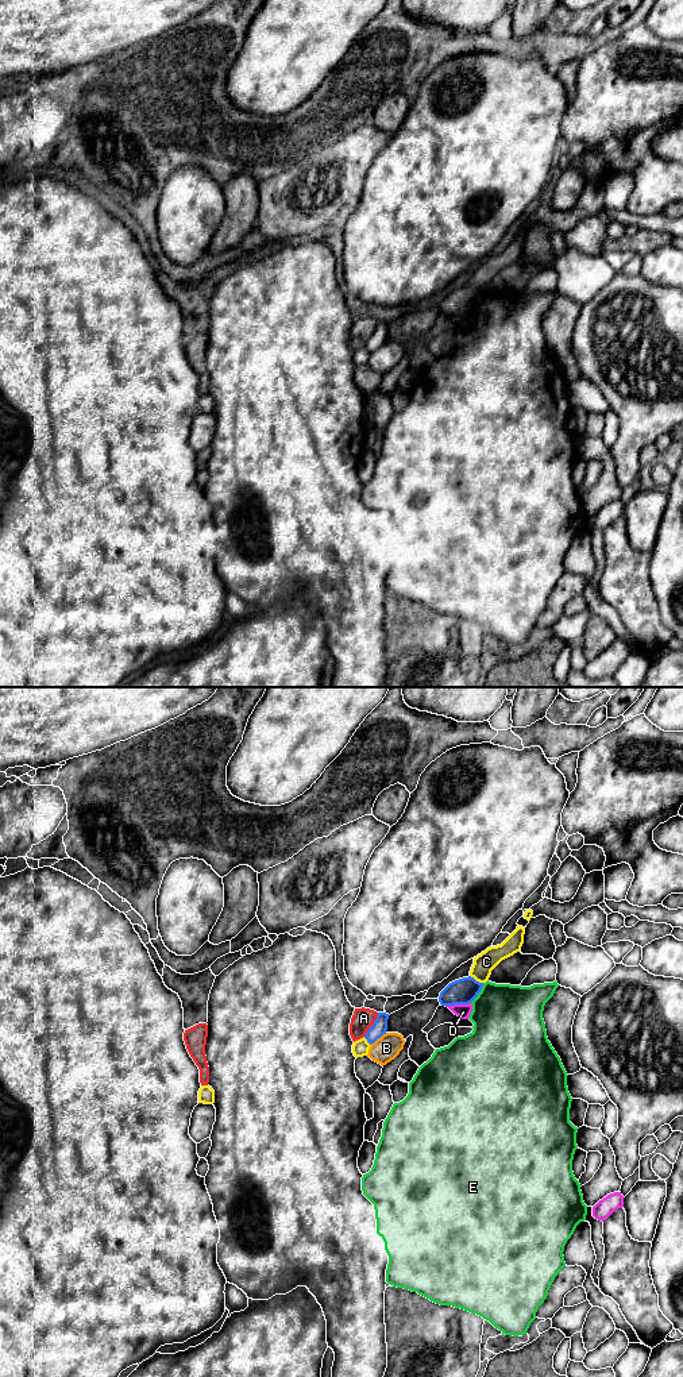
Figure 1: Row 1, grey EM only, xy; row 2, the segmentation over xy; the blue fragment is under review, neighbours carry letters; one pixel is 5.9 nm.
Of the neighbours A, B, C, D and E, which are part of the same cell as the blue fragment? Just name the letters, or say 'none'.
none

